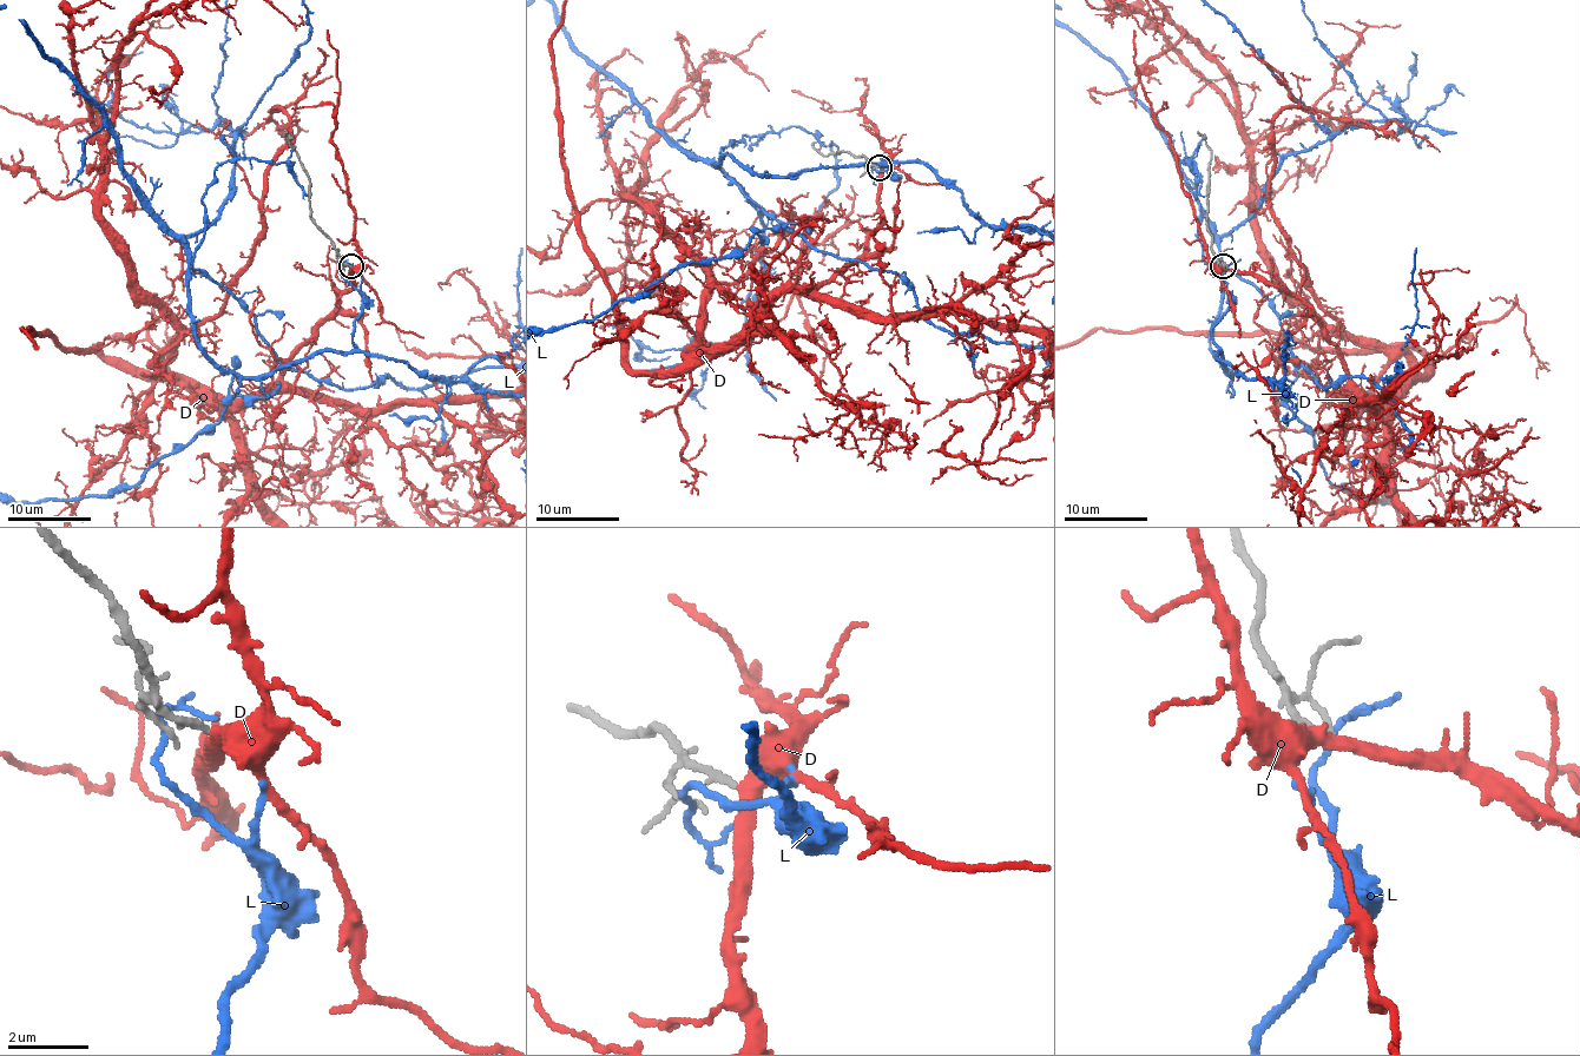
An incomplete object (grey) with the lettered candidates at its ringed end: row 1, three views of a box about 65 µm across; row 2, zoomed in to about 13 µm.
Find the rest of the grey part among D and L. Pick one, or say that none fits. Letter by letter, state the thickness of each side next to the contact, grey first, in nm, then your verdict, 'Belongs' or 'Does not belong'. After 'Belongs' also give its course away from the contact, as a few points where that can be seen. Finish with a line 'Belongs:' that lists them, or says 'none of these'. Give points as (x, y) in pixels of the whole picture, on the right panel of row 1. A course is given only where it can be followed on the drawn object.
D: Thickness 190 nm (grey) against 400 nm. Belongs
L: Thickness 150 nm (grey) against 130 nm. Does not belong
Belongs: D

